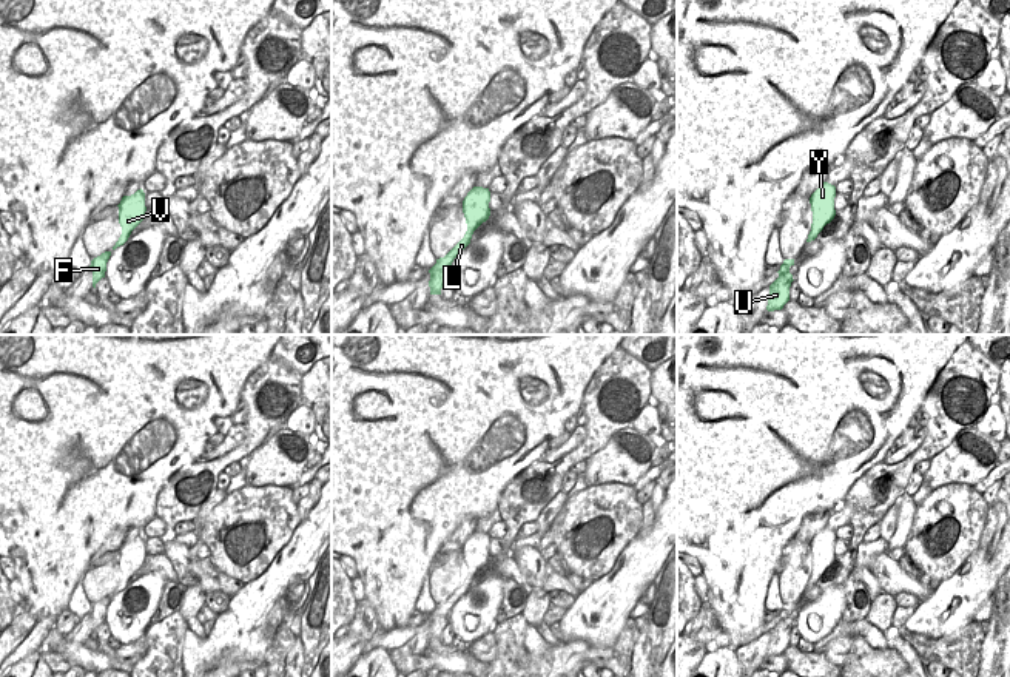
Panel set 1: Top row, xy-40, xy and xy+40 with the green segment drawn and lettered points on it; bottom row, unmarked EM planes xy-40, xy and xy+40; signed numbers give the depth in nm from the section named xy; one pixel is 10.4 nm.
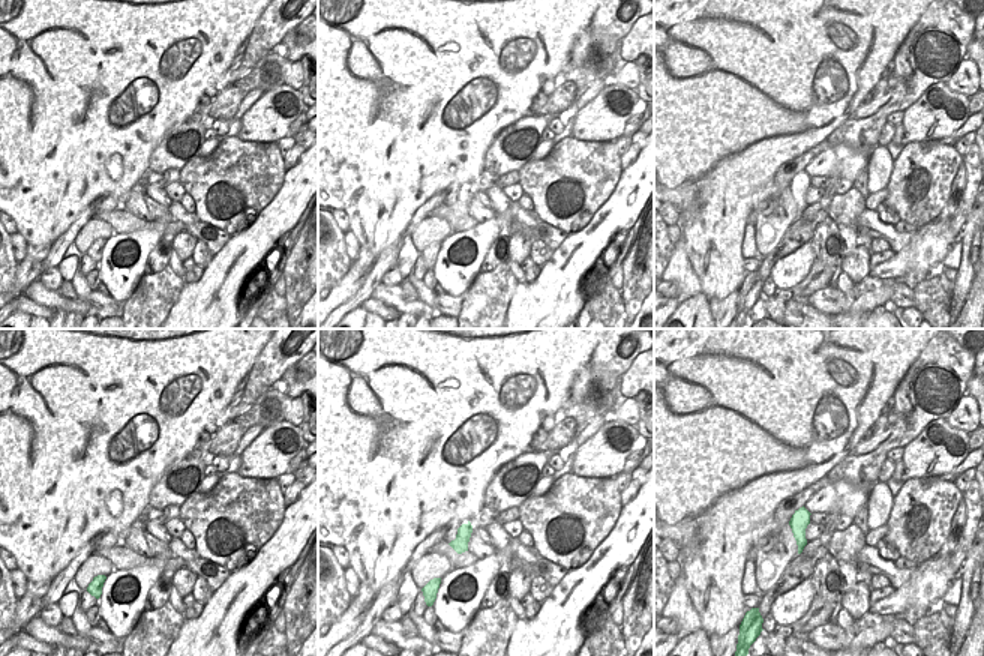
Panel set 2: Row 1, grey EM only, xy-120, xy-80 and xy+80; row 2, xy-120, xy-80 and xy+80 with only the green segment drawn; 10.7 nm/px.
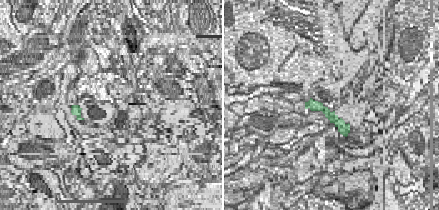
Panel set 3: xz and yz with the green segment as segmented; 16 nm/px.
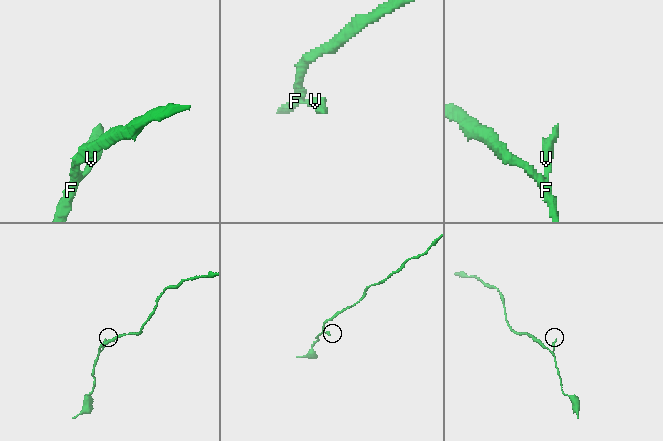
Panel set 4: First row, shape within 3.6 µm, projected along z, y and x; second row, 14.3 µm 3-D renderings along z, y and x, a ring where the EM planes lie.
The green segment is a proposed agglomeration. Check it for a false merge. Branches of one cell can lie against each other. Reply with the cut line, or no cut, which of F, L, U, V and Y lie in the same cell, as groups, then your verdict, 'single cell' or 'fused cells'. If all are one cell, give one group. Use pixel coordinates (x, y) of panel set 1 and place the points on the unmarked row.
xy (446, 600), (454, 603) | F U / L V Y | fused cells

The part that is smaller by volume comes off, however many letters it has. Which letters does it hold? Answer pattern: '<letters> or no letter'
L, V, Y

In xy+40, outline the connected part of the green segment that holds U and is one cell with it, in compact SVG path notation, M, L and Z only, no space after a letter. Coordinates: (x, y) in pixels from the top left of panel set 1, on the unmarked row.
M785 605L777 617L779 623L769 631L769 645L766 651L768 657L782 655L789 646L789 632L794 626L789 618L791 611L794 611L794 605Z

